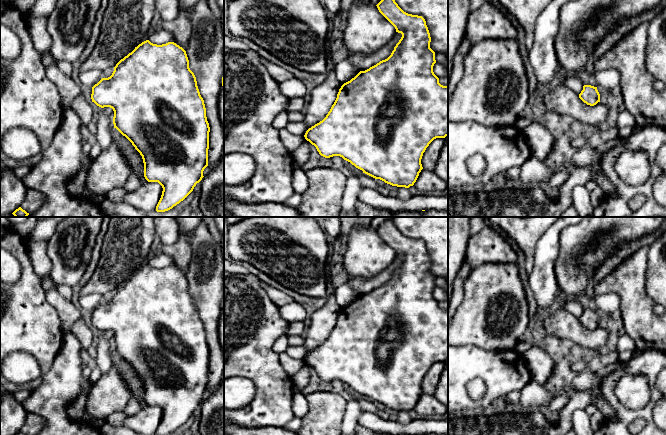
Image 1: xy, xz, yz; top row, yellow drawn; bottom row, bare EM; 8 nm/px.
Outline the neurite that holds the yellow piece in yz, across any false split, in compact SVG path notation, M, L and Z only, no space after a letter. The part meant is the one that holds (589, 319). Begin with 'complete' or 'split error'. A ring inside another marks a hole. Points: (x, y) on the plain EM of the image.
complete | M584 309L583 314L579 318L579 322L587 329L594 330L600 326L600 318L597 311Z

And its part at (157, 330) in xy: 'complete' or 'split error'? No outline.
complete

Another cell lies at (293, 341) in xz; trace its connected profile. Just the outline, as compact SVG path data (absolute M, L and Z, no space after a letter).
M288 336L288 345L290 347L302 346L304 341L304 336Z

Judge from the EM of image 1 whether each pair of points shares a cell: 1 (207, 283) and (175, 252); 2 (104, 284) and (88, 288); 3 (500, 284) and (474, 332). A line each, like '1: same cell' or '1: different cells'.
1: different cells
2: same cell
3: same cell

